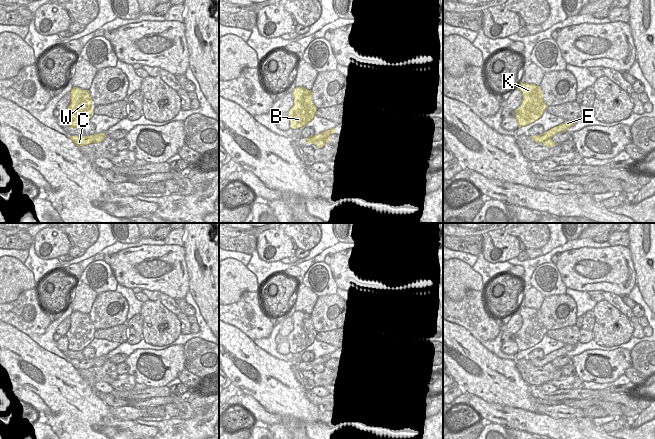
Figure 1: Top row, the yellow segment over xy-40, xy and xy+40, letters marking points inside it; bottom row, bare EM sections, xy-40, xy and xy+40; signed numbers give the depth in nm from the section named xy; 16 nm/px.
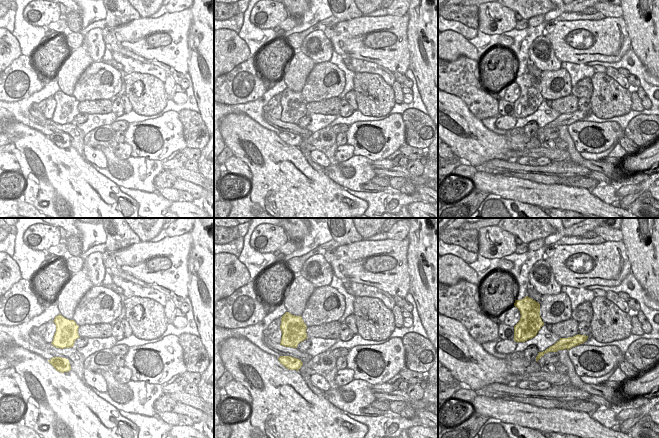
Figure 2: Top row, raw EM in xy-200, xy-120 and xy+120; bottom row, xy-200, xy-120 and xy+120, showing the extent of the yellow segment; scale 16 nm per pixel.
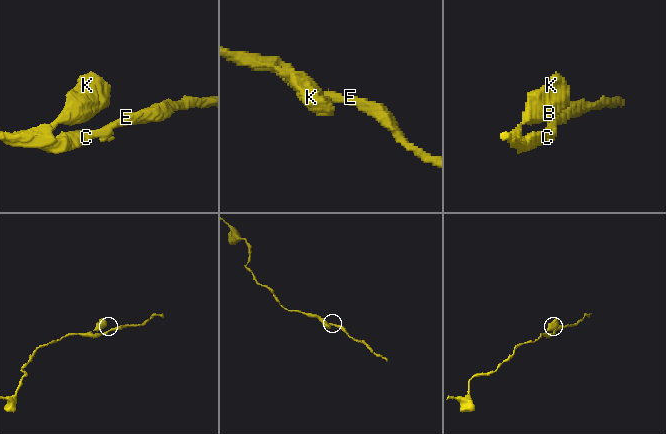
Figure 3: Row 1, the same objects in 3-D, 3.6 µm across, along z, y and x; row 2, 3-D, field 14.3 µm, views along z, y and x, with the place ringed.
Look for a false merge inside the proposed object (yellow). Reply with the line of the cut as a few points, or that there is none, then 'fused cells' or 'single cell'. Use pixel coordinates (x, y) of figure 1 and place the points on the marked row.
no cut | single cell

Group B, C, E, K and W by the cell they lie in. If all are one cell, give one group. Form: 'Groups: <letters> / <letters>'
Groups: B C E K W.

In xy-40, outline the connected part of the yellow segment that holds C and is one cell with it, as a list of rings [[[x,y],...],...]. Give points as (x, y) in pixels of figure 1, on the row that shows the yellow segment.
[[[104,133],[90,136],[68,136],[76,146],[85,146],[91,143],[99,143],[106,137]]]

